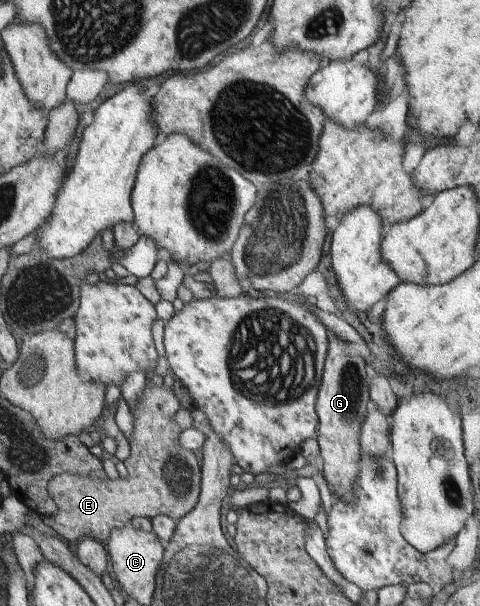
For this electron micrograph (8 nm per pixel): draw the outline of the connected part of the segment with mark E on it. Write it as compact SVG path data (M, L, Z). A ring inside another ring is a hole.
M148 382L146 384L146 389L144 389L142 395L140 395L136 409L131 410L130 413L133 417L134 429L130 436L130 445L131 445L131 456L128 457L126 461L126 466L128 470L128 477L116 477L116 479L104 479L101 481L99 478L92 478L89 476L82 476L81 474L70 474L70 473L62 473L52 477L52 480L48 483L48 493L50 493L50 497L52 497L54 503L56 503L58 510L55 515L41 515L41 519L45 525L52 528L57 536L63 540L71 540L71 539L82 539L84 537L94 537L97 541L102 543L107 542L108 537L110 537L110 533L114 527L124 527L129 522L131 522L136 516L145 516L150 519L160 516L161 514L165 514L167 517L172 517L174 521L179 522L185 514L188 514L196 505L197 500L199 499L199 494L201 491L201 466L200 461L196 458L196 455L189 451L188 449L184 449L182 445L180 445L180 441L178 441L178 437L180 437L182 430L174 421L174 415L177 413L178 409L181 408L180 401L175 397L173 391L170 387L166 387L162 385L157 387L156 385Z

